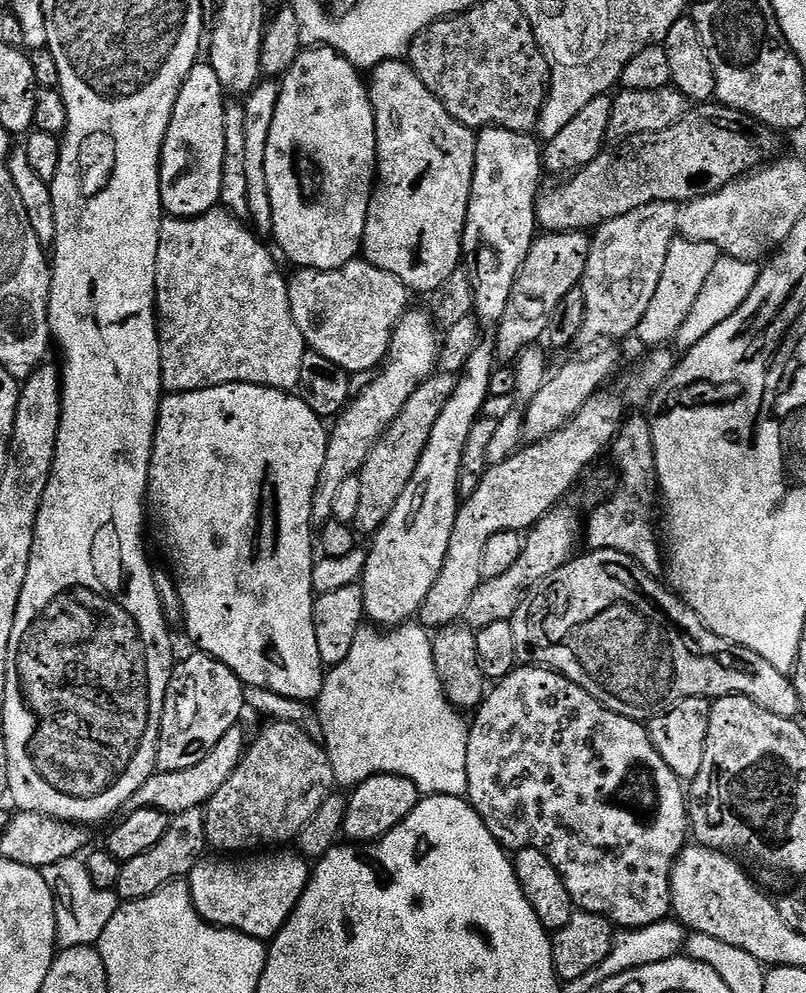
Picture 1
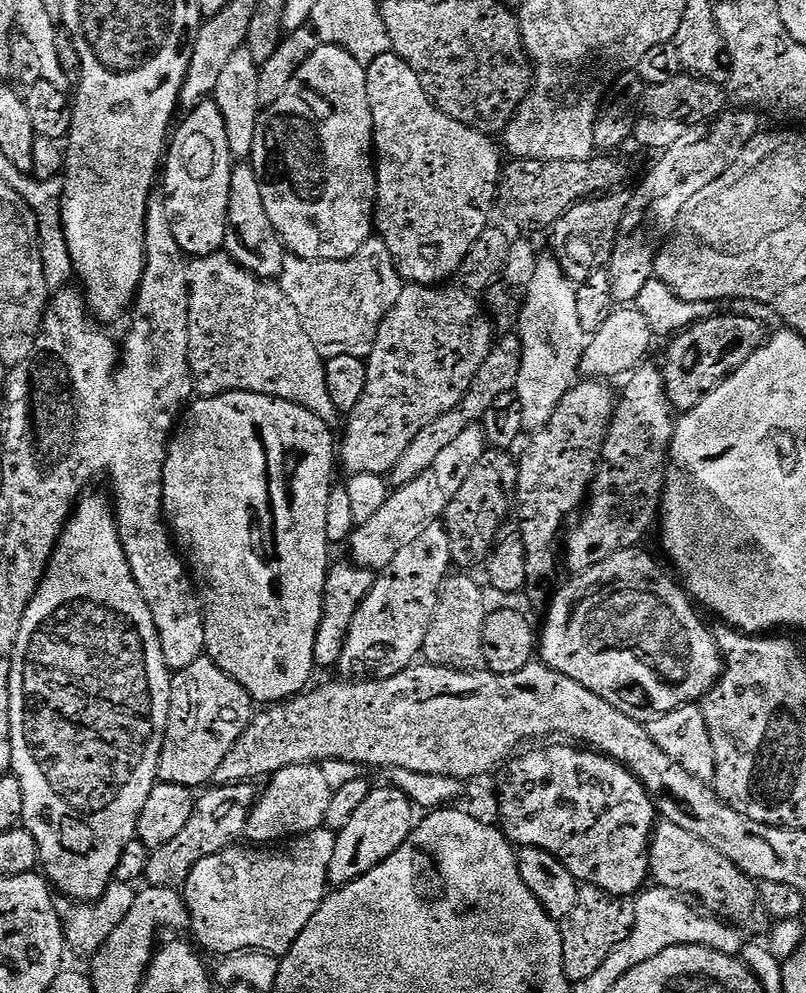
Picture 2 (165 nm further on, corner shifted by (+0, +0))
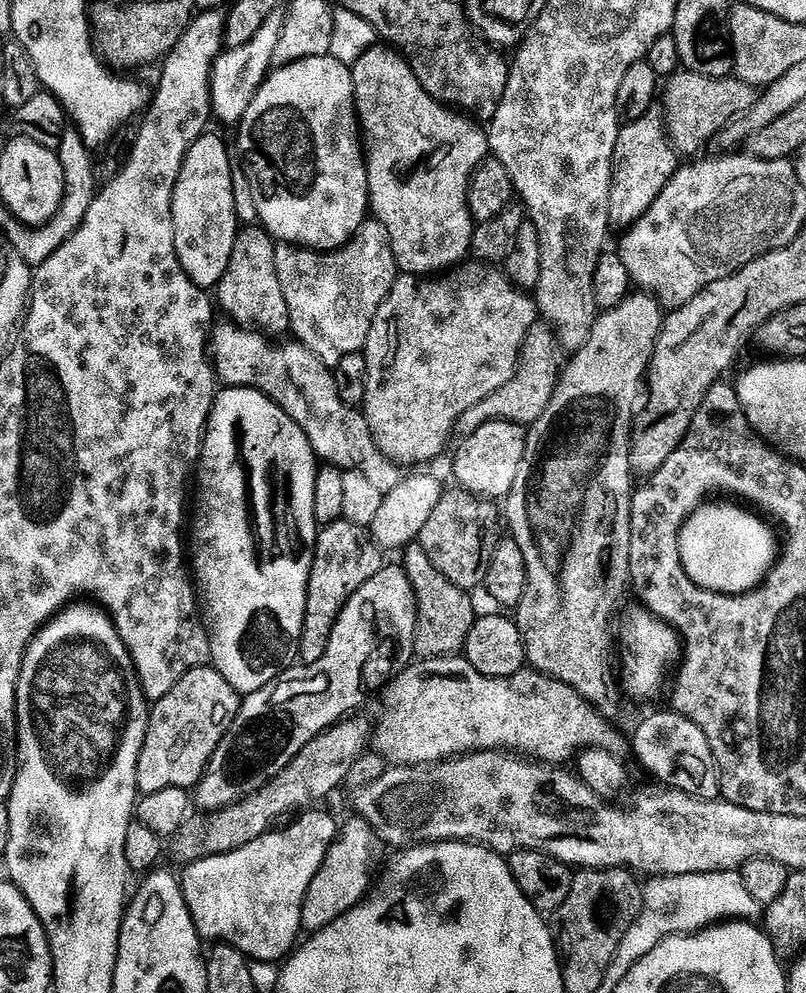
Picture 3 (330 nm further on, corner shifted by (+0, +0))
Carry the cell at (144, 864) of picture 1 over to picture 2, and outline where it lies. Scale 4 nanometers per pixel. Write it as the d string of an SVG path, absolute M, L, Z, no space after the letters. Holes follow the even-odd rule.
M237 782L223 786L212 786L208 793L196 801L194 814L180 834L161 848L151 849L148 865L144 868L147 883L153 888L183 889L189 873L202 858L210 858L214 854L231 849L239 836L245 835L248 827L248 816L258 799L257 785L252 782Z

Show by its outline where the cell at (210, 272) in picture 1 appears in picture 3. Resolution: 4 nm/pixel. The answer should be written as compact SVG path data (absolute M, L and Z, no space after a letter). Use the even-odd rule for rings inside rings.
M235 322L224 323L228 324L217 323L210 332L210 356L219 383L234 388L253 388L268 396L308 435L317 457L323 452L332 452L332 456L324 459L325 465L364 472L364 456L377 455L375 442L363 415L342 402L329 365L299 342L271 344L263 331Z

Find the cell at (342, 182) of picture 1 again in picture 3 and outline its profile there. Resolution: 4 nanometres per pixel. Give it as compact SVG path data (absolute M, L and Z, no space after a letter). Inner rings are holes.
M321 54L307 56L306 59L287 64L284 68L276 68L254 94L246 114L240 120L238 131L240 131L240 152L244 155L245 166L248 167L247 179L253 186L254 202L257 203L258 220L269 236L285 244L294 244L305 250L317 252L335 252L355 236L369 215L370 205L366 152L362 147L362 129L356 115L356 95L352 93L352 69L349 65L338 62L331 54Z

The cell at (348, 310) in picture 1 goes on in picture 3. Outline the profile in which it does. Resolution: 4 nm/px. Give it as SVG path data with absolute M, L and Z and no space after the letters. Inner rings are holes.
M365 219L355 236L335 252L317 252L305 250L294 244L277 243L274 266L278 270L278 283L282 285L282 295L286 298L290 332L291 335L296 335L293 337L299 343L329 366L339 364L344 356L355 352L363 353L376 311L390 294L392 284L398 275L392 246L380 220Z

